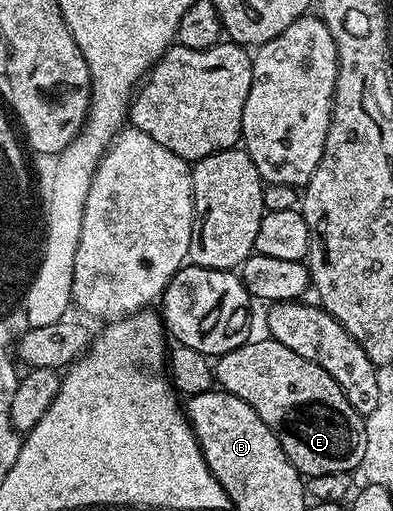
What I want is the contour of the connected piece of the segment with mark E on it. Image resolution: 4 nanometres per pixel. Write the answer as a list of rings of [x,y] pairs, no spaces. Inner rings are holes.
[[[271,337],[250,340],[220,355],[215,362],[215,382],[227,394],[239,396],[271,428],[287,460],[306,479],[327,472],[349,474],[363,457],[367,432],[365,419],[343,396],[339,384],[319,364],[283,348]]]

